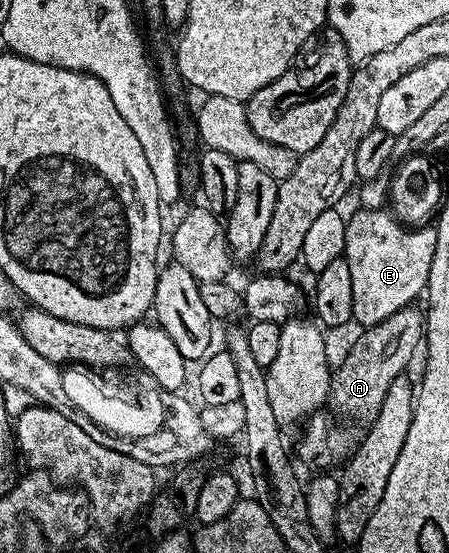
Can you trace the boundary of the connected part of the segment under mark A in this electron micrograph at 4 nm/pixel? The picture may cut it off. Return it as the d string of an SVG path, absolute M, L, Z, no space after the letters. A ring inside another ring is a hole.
M417 306L400 308L395 310L395 314L391 314L391 318L383 318L383 322L368 325L365 333L352 347L350 354L341 363L341 366L334 369L330 375L330 405L333 404L339 413L349 416L357 422L373 423L378 417L380 407L383 406L384 395L387 394L391 382L407 370L405 368L412 362L416 352L418 355L424 339L425 312L422 309L417 309Z

